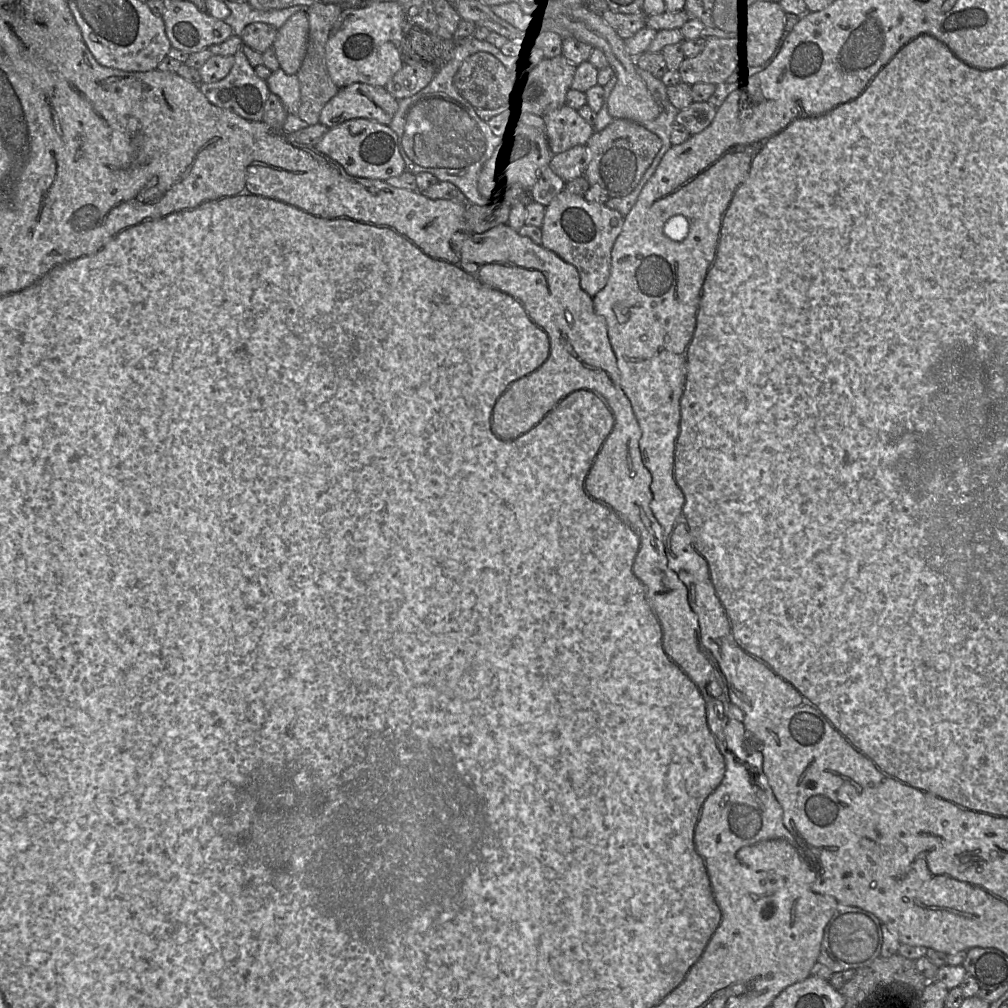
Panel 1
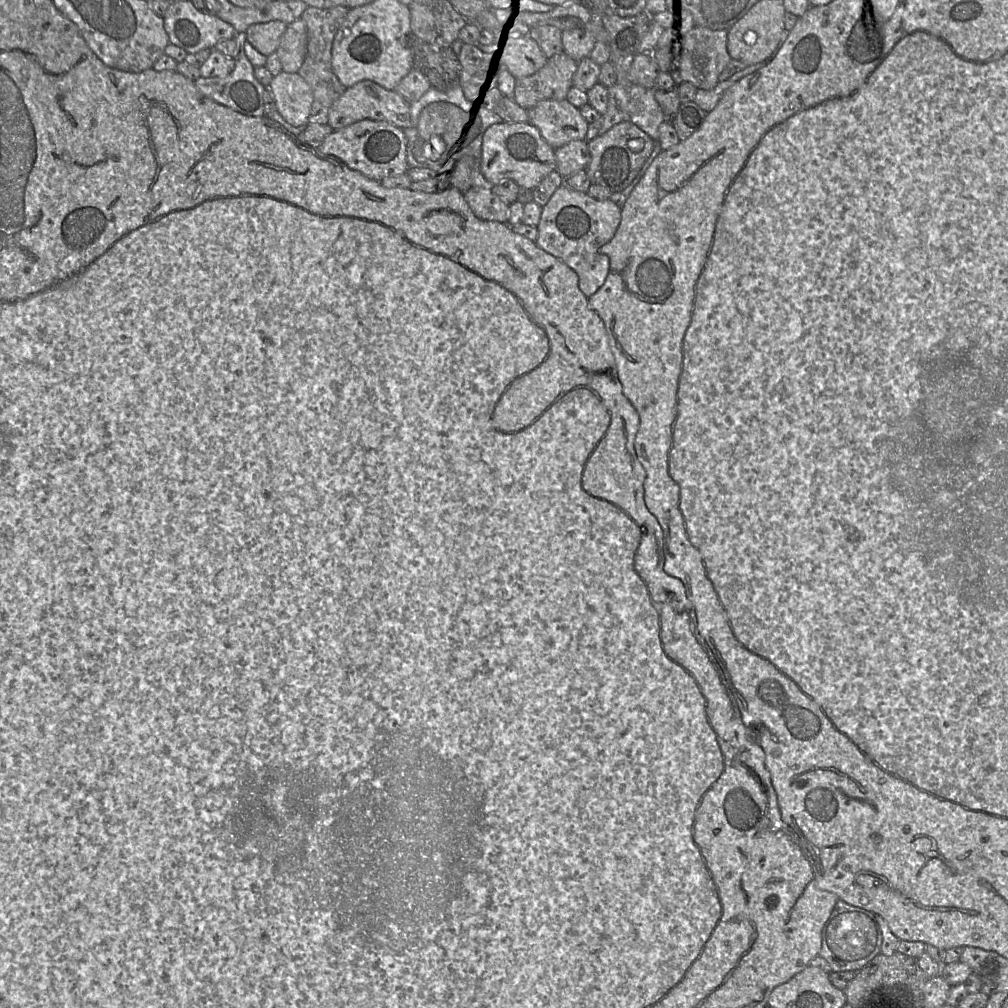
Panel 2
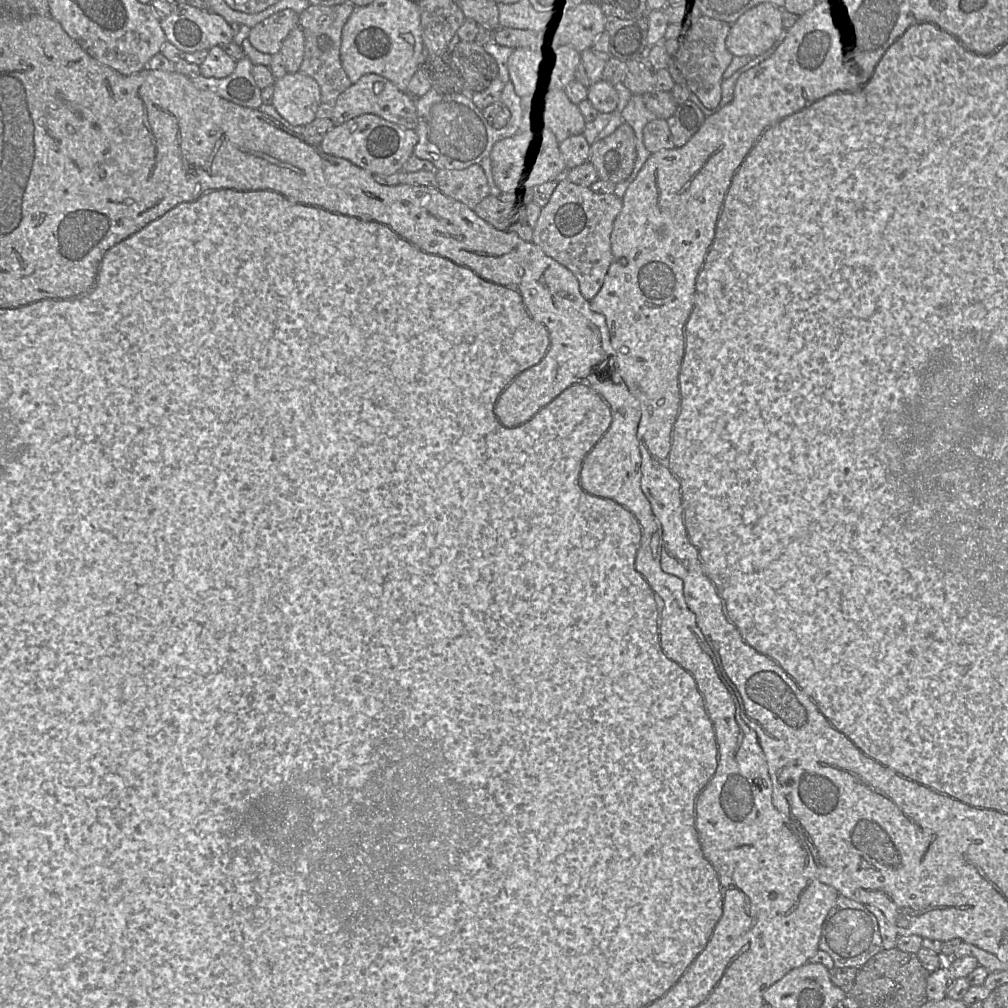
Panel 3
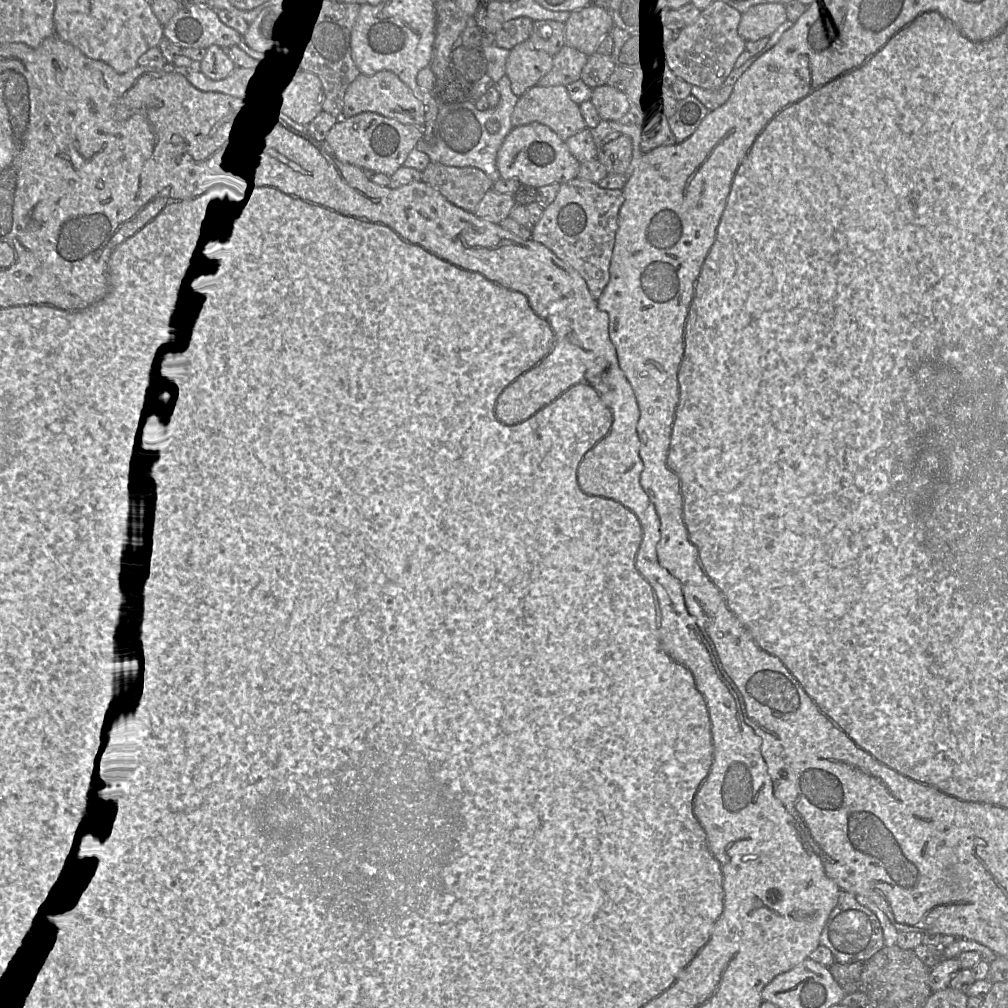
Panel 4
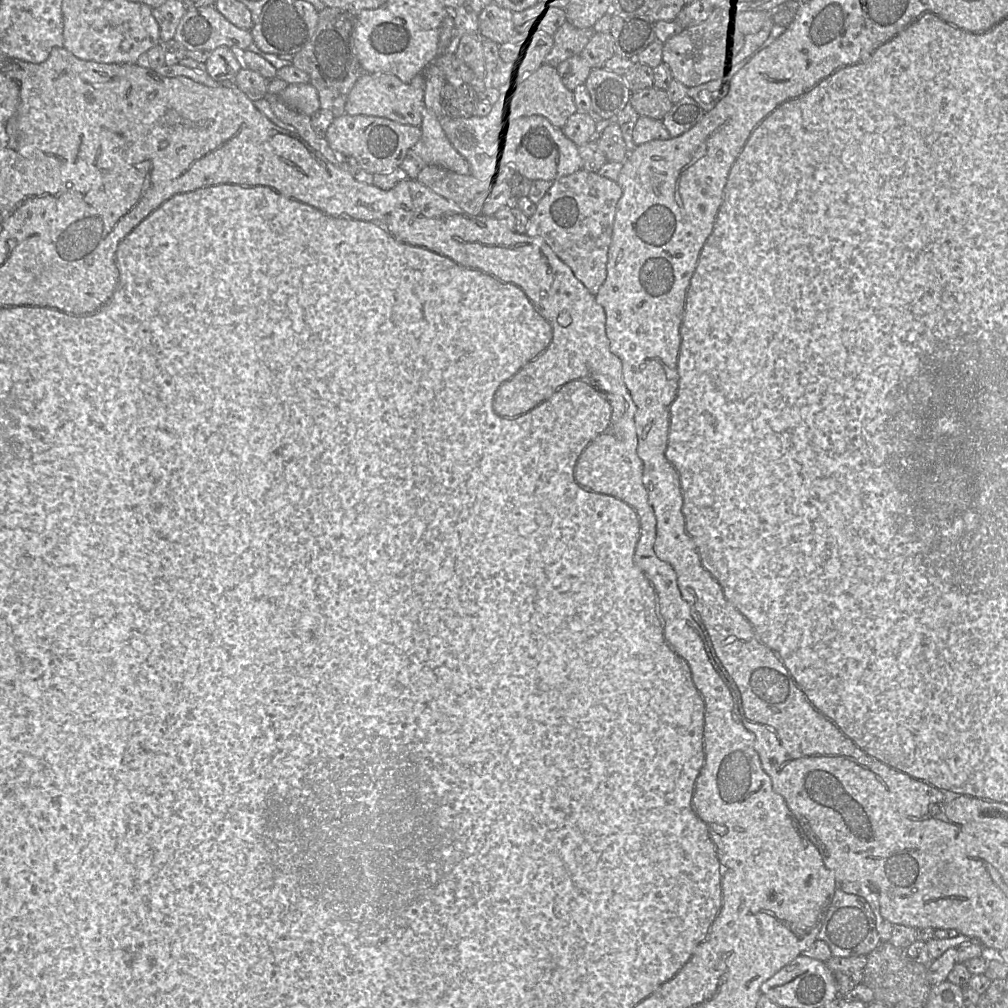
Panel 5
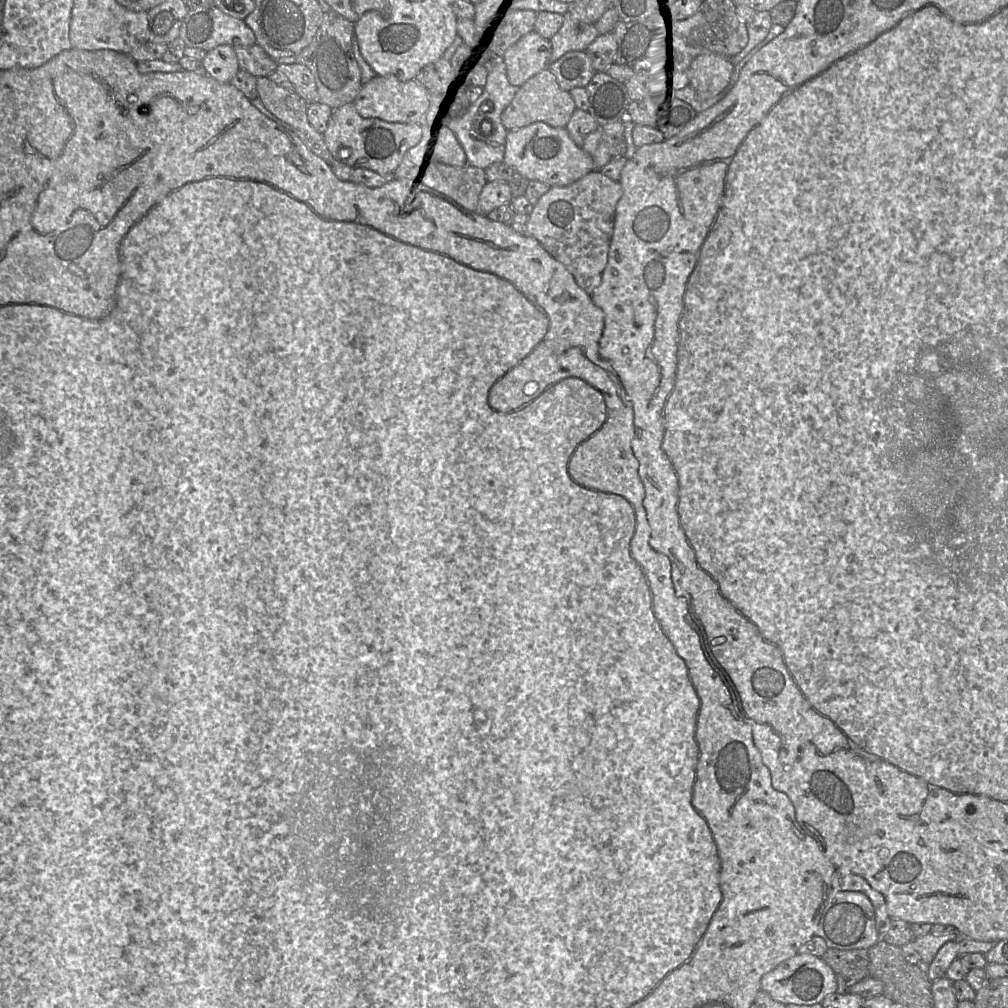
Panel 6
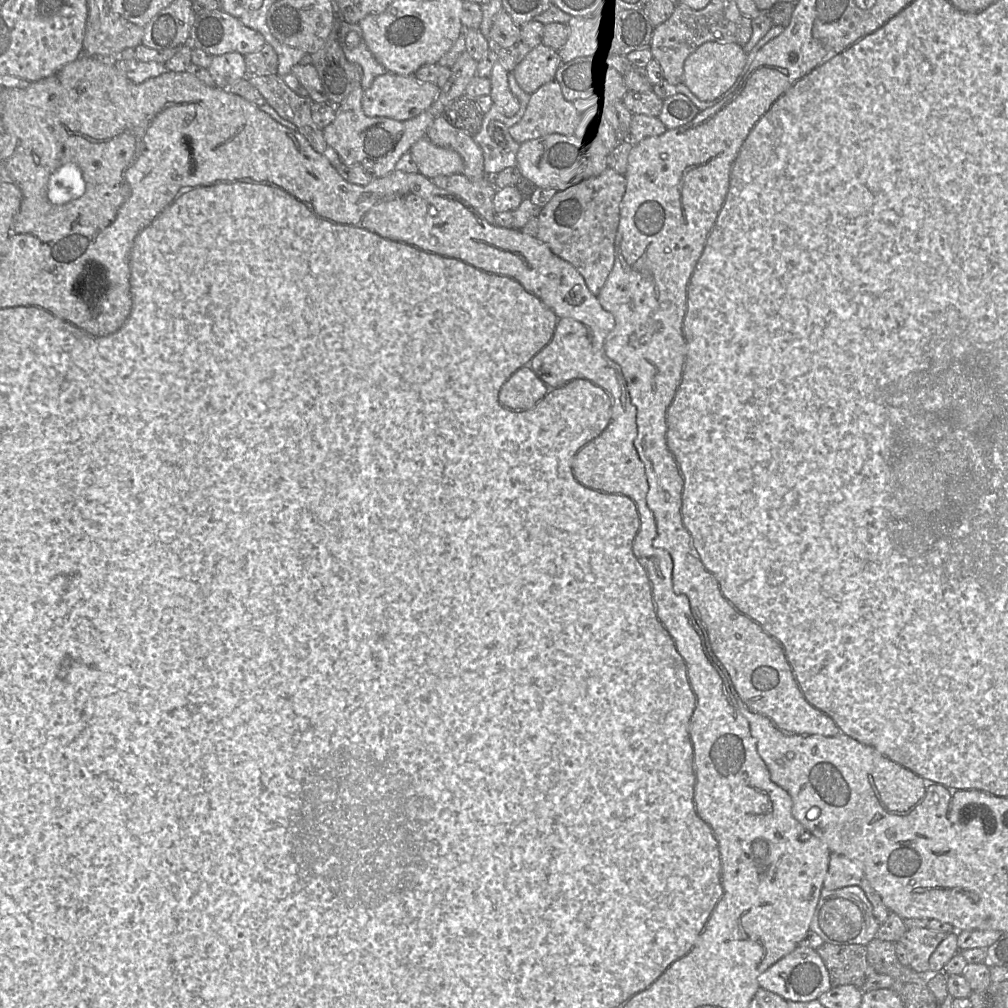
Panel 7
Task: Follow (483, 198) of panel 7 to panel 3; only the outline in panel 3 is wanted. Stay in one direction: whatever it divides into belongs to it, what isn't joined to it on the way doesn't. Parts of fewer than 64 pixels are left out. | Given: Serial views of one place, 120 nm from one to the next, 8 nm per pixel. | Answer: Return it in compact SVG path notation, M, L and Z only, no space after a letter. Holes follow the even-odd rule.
M478 164L464 169L435 170L437 189L444 195L469 205L473 193L484 183L484 176Z

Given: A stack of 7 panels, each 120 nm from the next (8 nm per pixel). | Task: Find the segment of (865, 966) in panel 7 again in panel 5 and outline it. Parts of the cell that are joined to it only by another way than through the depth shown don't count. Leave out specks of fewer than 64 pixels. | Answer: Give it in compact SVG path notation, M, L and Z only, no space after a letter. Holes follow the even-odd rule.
M831 956L825 963L838 984L838 994L843 996L863 982L866 956Z

